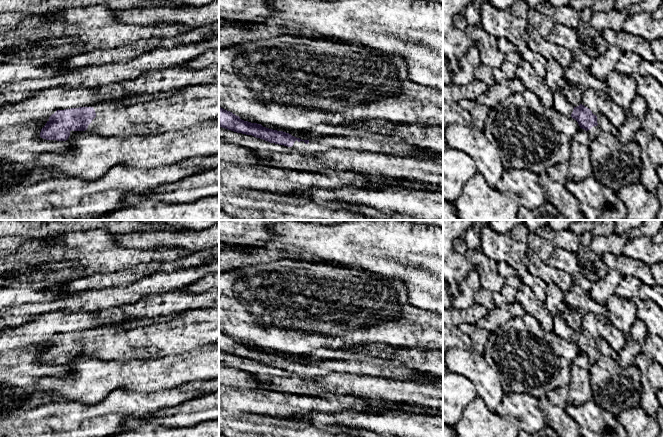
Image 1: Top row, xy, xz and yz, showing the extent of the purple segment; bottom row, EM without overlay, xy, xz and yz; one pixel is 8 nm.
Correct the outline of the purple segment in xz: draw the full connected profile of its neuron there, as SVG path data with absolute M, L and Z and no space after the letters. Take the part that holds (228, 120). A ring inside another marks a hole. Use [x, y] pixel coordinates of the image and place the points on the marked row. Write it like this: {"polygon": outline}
{"polygon": "M219 107L219 127L246 135L252 135L270 143L292 147L301 154L312 155L331 149L374 152L396 156L434 159L439 155L414 147L405 141L373 134L366 137L322 137L309 140L296 138L289 133L263 127L261 124L242 120L230 111Z"}

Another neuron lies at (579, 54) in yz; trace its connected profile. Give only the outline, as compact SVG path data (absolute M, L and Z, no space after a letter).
M555 23L546 39L572 51L574 58L578 59L584 67L587 67L586 61L589 60L589 57L581 50L576 30L563 24Z

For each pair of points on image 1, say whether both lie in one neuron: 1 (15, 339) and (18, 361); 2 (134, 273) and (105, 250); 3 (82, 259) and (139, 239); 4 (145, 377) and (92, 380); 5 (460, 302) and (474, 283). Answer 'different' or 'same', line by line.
1: different
2: different
3: different
4: same
5: same

